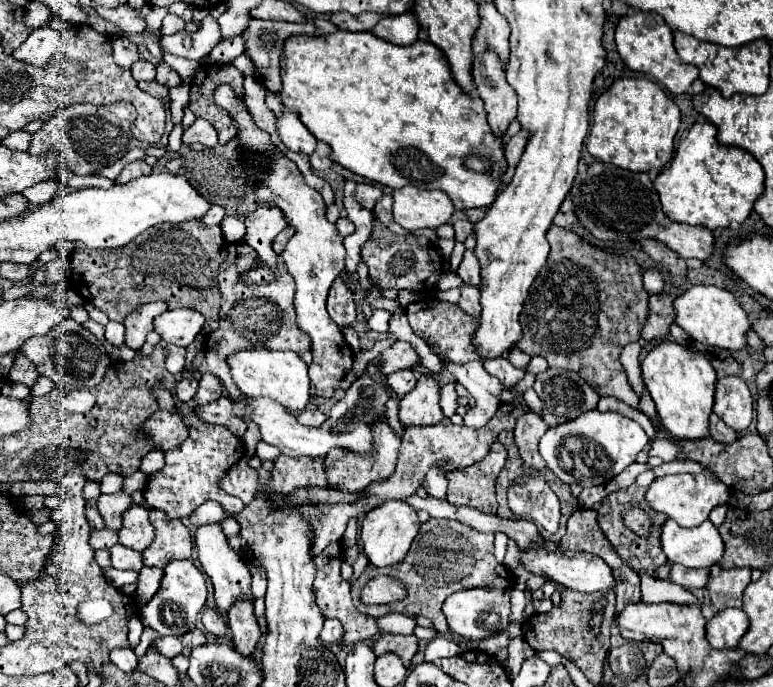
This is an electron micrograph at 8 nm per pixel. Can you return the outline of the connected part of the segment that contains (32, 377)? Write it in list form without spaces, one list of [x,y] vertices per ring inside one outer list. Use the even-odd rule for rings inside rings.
[[[19,354],[15,358],[15,362],[13,362],[13,366],[11,366],[9,378],[13,382],[21,382],[21,384],[25,384],[25,386],[31,388],[35,384],[35,380],[39,378],[39,372],[37,372],[37,368],[23,354]]]

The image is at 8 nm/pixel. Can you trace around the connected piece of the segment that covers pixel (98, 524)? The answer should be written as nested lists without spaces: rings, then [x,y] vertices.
[[[87,502],[87,522],[93,530],[101,530],[105,526],[101,514],[97,512],[97,504],[93,504],[93,502]]]

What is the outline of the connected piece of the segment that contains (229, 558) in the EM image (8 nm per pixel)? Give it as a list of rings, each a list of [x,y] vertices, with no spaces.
[[[219,524],[199,526],[199,530],[195,532],[195,542],[199,548],[199,562],[205,570],[205,574],[213,582],[215,602],[217,602],[217,610],[221,614],[229,612],[229,608],[233,606],[233,600],[245,600],[245,596],[249,596],[251,600],[255,598],[251,592],[251,572],[249,572],[247,564],[239,558],[239,554],[227,544],[227,536],[221,532]]]

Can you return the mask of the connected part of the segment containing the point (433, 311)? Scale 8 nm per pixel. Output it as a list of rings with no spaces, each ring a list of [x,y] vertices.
[[[419,300],[419,302],[411,302],[405,308],[405,314],[409,318],[413,332],[421,336],[427,344],[433,344],[437,348],[437,354],[445,356],[445,360],[453,360],[453,364],[469,364],[469,362],[479,360],[471,344],[471,336],[475,328],[479,326],[479,320],[475,316],[465,314],[457,304],[441,302],[441,300],[435,300],[435,302]]]

